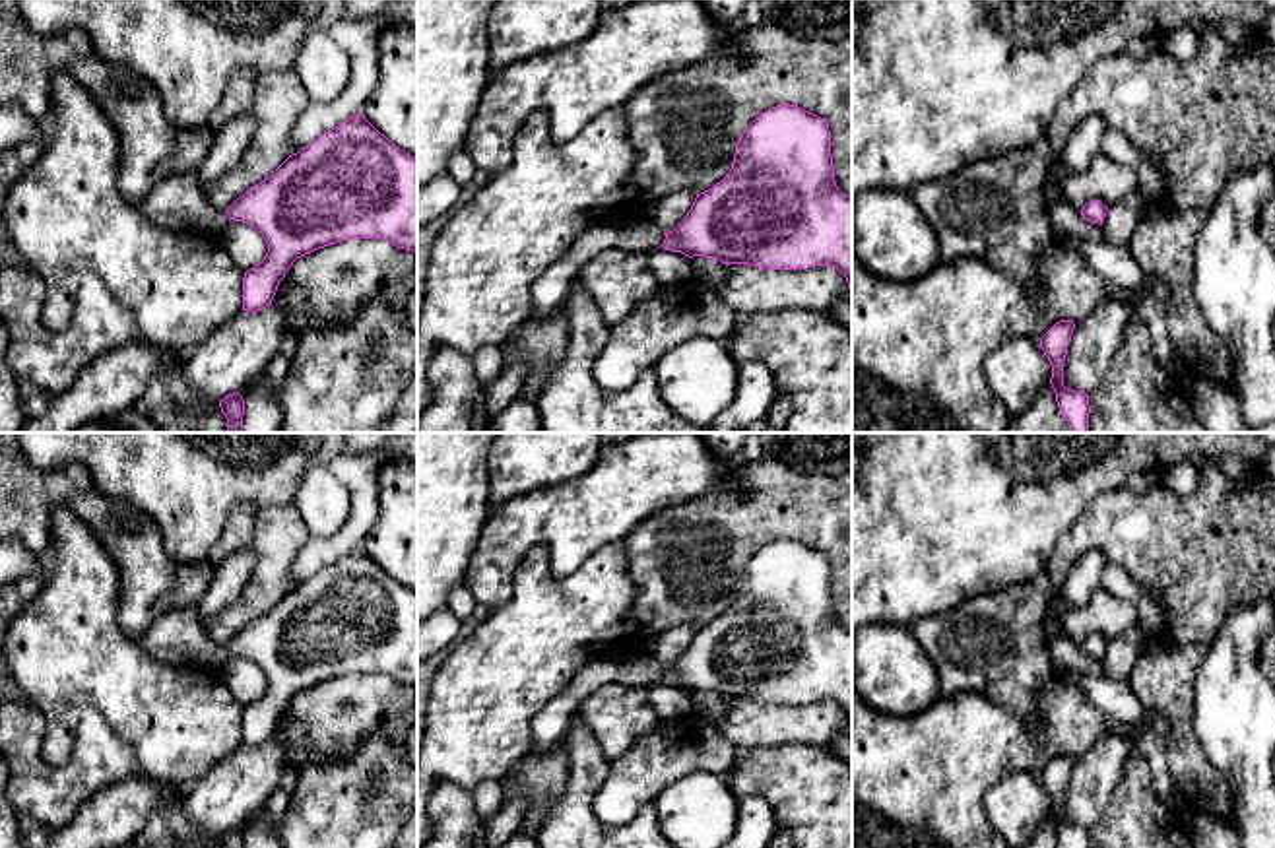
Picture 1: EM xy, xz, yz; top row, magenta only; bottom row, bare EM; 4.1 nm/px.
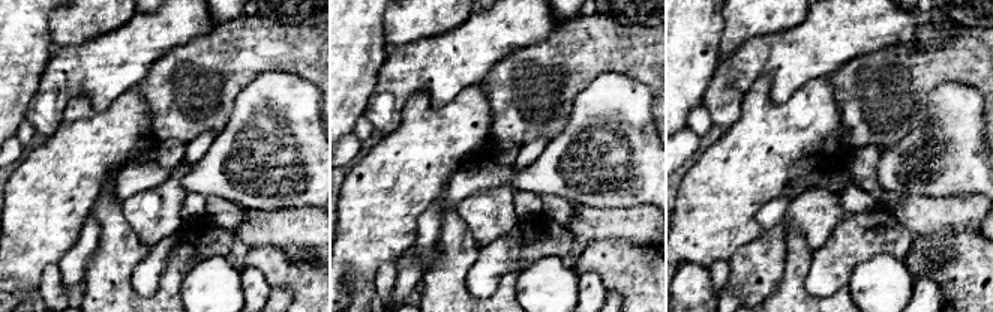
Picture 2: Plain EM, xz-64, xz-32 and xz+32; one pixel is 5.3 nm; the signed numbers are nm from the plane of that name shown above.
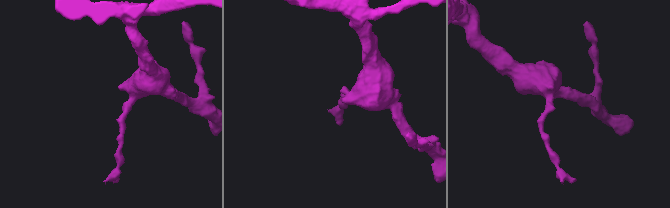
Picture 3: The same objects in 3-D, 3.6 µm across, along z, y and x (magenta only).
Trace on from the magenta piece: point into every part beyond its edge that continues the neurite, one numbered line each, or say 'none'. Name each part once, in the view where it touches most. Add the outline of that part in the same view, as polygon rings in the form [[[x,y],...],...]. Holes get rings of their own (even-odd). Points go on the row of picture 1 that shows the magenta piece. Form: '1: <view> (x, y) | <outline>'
1: xz (627, 233) | [[[619,217],[586,229],[569,252],[532,285],[536,320],[551,316],[569,295],[584,264],[605,250],[627,252],[662,248],[666,235],[652,219]]]

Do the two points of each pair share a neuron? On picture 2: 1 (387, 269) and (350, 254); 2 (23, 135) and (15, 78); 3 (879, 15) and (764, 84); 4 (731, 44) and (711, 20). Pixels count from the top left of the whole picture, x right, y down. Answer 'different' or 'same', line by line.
1: different
2: different
3: different
4: different

